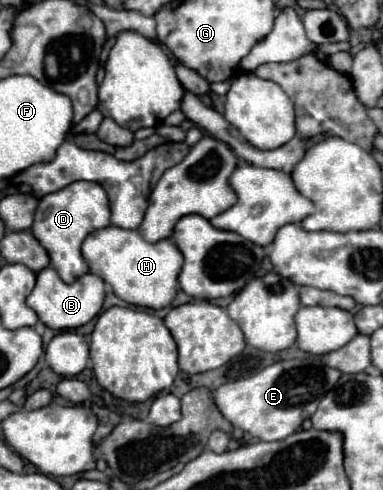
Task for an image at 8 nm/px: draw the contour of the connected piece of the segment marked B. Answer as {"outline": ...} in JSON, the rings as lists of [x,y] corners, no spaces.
{"outline":[[[50,266],[36,274],[36,286],[26,298],[26,304],[52,330],[70,330],[70,328],[84,326],[94,316],[98,316],[98,312],[102,310],[102,302],[104,302],[104,280],[100,276],[88,272],[80,276],[76,282],[66,284]]]}

